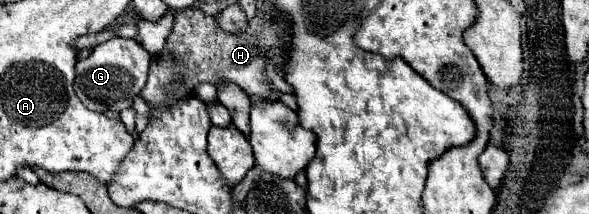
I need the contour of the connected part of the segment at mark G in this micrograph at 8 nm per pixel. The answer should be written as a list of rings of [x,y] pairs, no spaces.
[[[111,38],[93,48],[91,56],[79,60],[75,66],[75,94],[79,100],[93,112],[121,112],[131,108],[133,98],[147,82],[151,56],[137,44],[135,40],[127,38]]]

